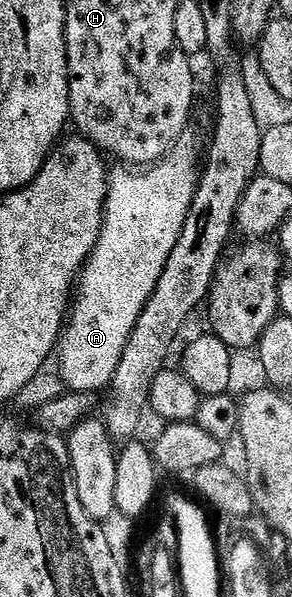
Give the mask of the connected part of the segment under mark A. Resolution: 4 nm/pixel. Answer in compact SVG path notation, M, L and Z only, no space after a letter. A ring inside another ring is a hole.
M186 132L163 158L158 158L149 166L118 164L115 167L115 170L113 167L109 171L106 183L102 231L80 275L68 325L56 347L58 374L66 385L63 387L75 394L97 395L109 387L116 372L116 364L120 364L120 356L124 356L124 348L128 348L132 328L136 328L136 320L140 320L152 292L156 292L164 264L168 264L168 256L172 256L172 248L176 248L176 240L180 240L184 220L188 220L194 193L198 191L200 154L198 158L198 146L190 132Z

